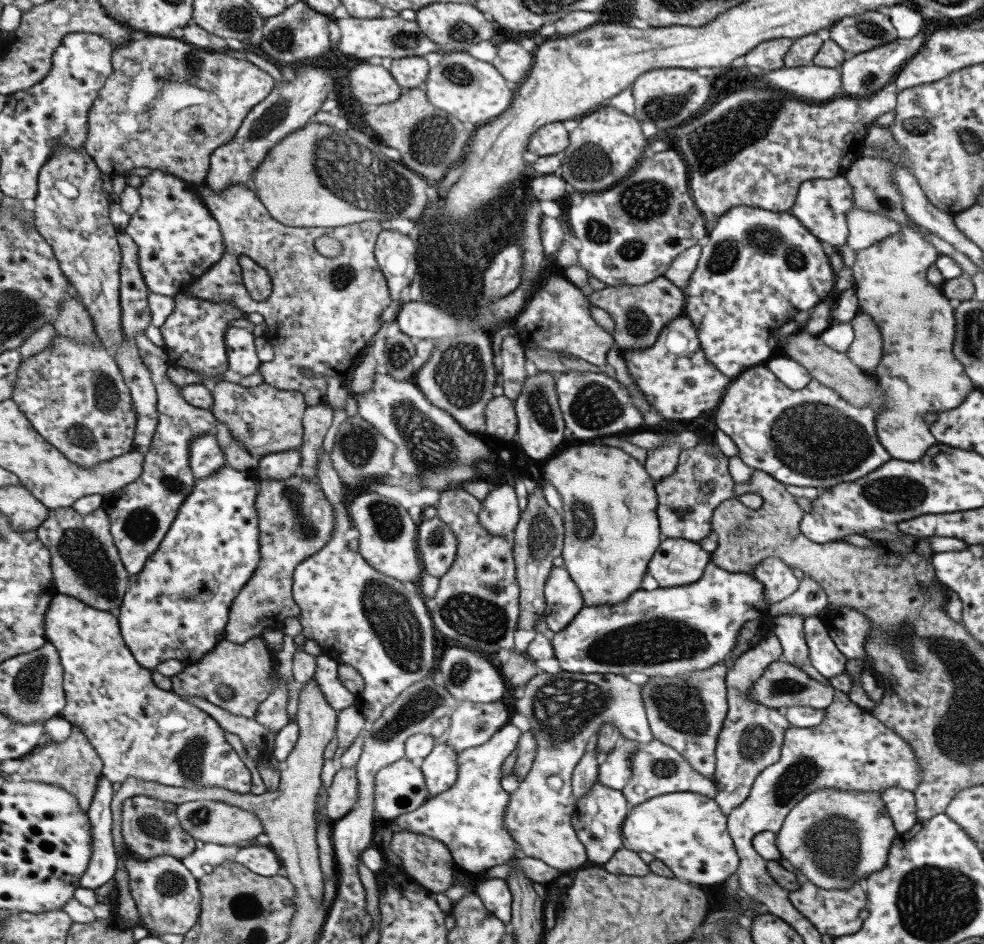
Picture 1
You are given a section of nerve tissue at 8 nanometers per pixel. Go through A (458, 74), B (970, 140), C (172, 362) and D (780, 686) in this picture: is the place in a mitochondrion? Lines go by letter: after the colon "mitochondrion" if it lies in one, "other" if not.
A: mitochondrion
B: mitochondrion
C: other
D: mitochondrion

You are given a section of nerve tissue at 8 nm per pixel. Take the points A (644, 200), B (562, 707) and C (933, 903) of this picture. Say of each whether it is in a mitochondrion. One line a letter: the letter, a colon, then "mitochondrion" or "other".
A: mitochondrion
B: mitochondrion
C: mitochondrion

